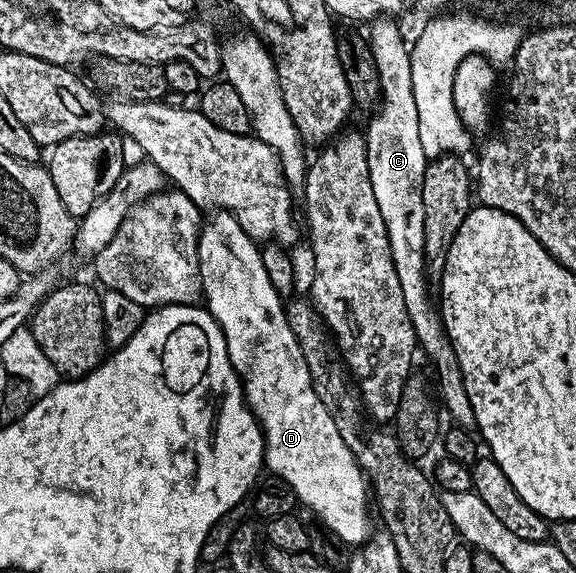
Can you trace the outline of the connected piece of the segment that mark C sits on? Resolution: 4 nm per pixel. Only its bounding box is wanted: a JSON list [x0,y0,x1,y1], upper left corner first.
[364,18,474,427]

